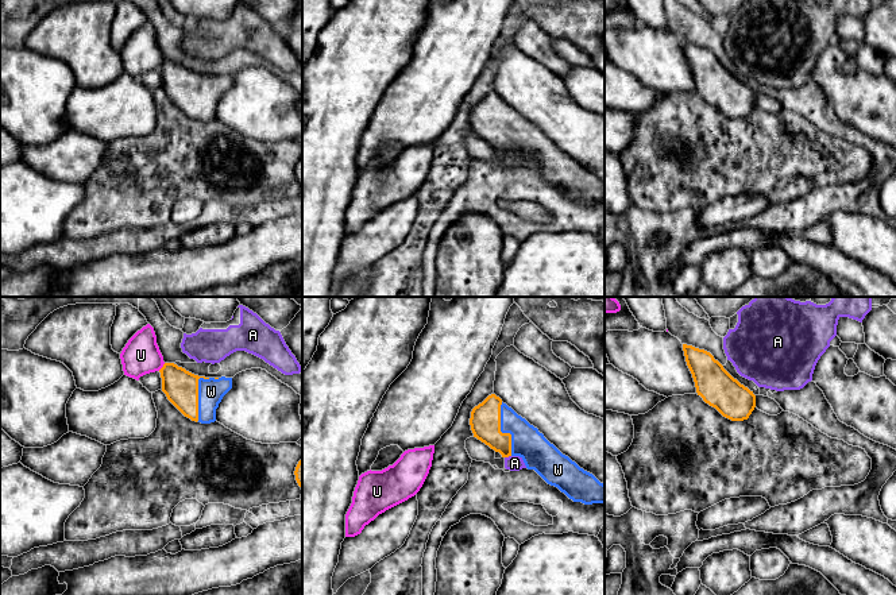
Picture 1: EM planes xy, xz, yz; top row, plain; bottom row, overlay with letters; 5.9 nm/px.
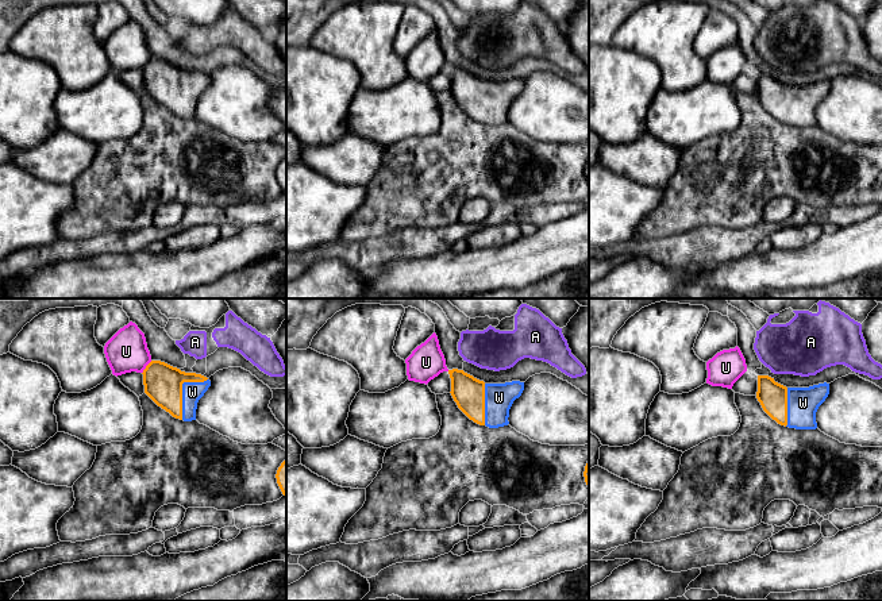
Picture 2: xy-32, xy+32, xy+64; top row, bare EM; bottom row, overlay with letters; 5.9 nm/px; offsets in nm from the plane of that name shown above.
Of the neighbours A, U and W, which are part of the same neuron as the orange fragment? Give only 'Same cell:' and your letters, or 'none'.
Same cell: W

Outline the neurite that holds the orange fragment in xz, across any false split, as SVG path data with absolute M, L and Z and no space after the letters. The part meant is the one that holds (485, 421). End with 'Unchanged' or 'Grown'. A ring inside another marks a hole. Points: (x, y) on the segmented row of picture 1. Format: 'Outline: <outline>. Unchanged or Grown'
Outline: M495 394L472 409L470 425L474 437L502 457L520 456L528 470L534 470L573 502L605 503L605 484L563 455Z. Grown

